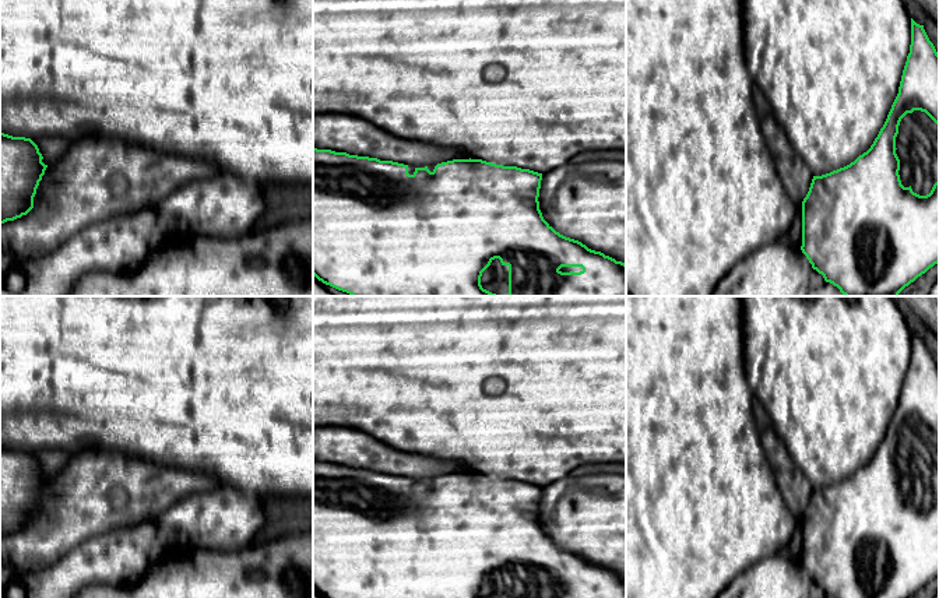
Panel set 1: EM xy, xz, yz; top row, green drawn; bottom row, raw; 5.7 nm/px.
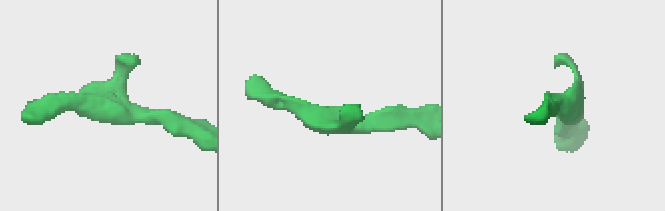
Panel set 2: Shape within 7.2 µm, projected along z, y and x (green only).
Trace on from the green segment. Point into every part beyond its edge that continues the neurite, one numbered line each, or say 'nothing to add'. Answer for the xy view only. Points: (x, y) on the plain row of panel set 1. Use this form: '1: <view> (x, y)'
nothing to add

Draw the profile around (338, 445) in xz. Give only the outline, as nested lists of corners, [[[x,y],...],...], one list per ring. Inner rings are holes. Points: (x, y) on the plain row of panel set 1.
[[[313,426],[313,461],[415,481],[471,471],[463,462],[398,451],[365,432],[347,426]]]

